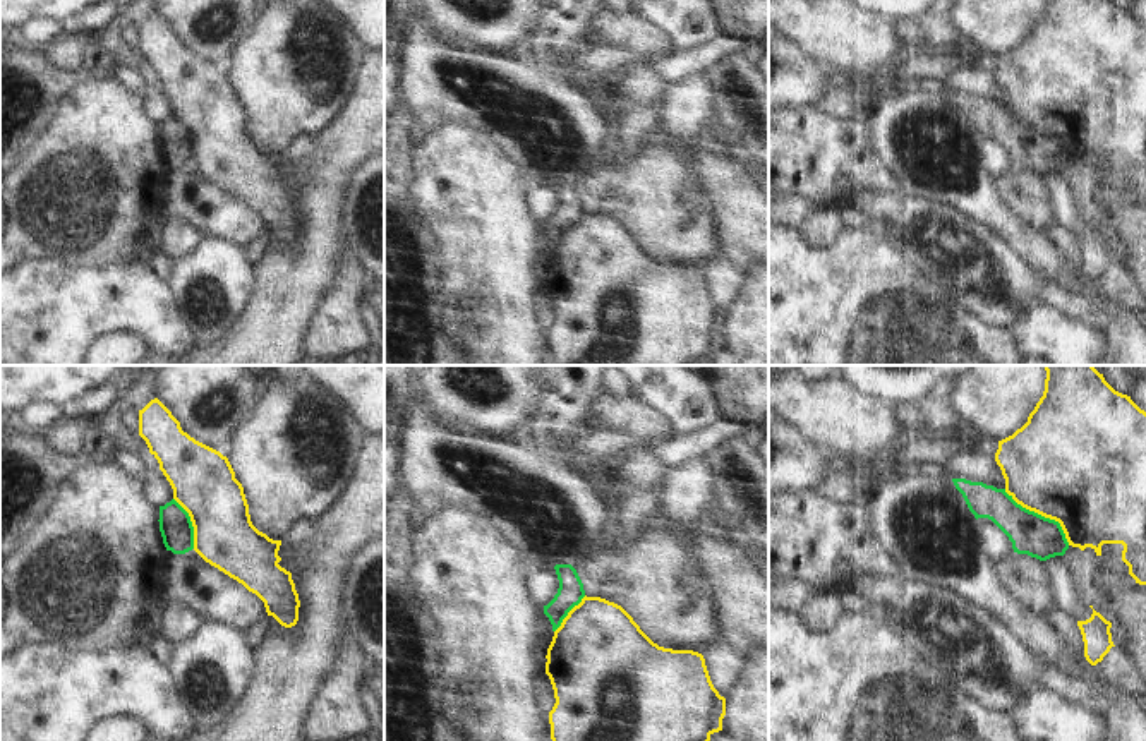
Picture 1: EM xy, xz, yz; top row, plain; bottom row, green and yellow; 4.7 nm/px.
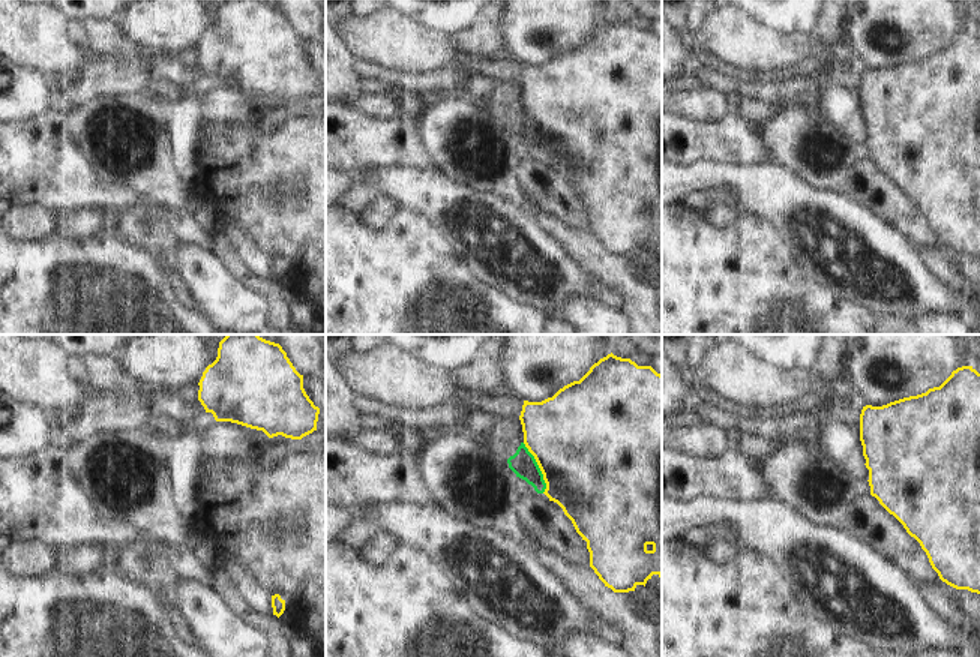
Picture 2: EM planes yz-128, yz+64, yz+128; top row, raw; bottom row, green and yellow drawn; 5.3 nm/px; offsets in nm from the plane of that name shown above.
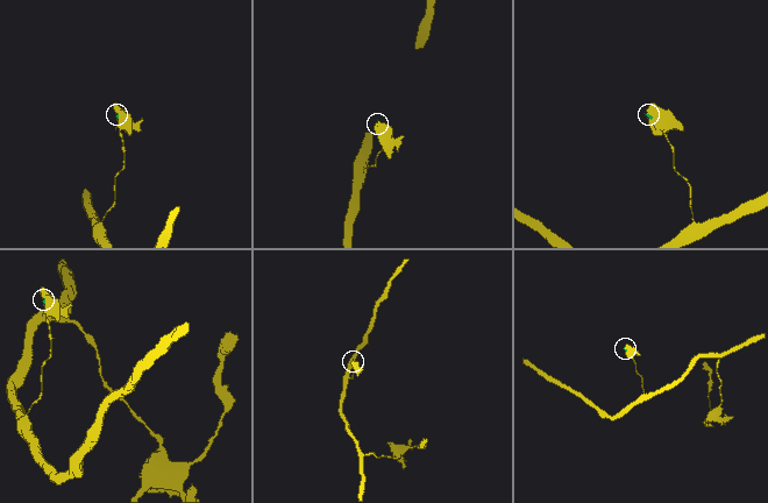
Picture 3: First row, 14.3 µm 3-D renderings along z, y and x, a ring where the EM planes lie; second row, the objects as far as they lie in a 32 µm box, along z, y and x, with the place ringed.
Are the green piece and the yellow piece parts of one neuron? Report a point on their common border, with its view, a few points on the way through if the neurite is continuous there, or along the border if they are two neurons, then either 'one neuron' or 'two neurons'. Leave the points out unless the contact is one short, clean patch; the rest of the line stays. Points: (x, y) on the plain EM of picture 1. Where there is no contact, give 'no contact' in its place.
contact yz (1040, 131); two neurons

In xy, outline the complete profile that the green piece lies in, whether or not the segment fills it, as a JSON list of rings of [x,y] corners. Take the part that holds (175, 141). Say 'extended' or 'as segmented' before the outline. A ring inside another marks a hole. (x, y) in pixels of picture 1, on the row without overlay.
extended | [[[172,115],[160,122],[160,148],[173,175],[166,185],[166,216],[180,218],[201,235],[228,238],[244,249],[268,233],[264,218],[194,166],[189,129]]]

